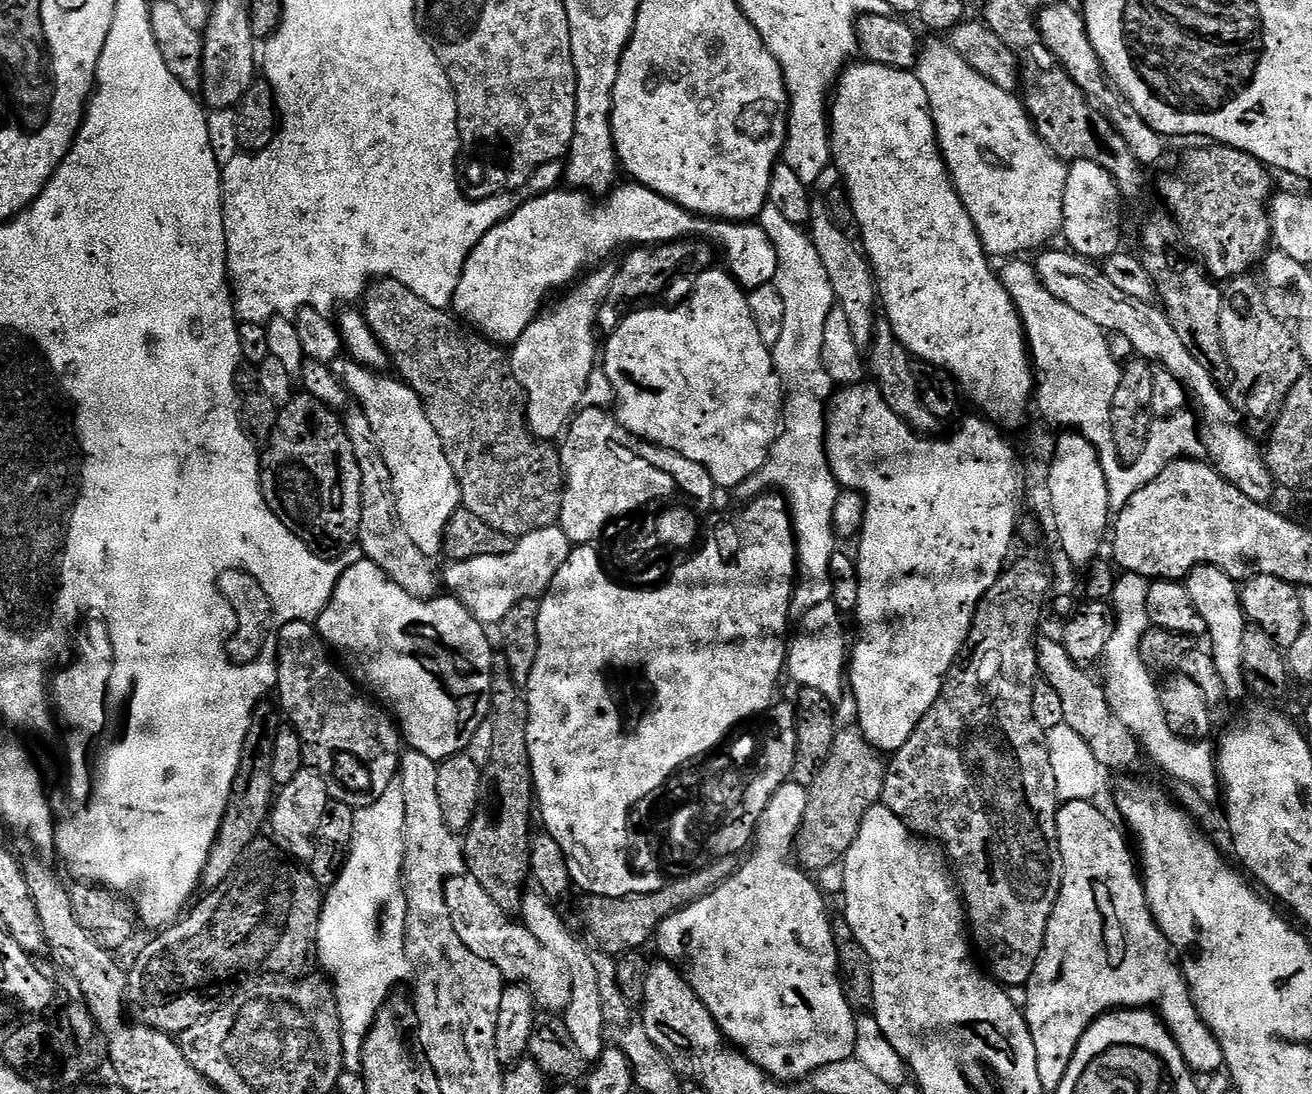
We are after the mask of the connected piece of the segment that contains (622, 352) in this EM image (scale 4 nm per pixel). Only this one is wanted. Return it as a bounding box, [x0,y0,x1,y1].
[602,266,784,490]

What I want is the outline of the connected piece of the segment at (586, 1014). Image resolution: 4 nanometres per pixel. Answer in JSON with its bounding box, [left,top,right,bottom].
[518,891,606,1061]

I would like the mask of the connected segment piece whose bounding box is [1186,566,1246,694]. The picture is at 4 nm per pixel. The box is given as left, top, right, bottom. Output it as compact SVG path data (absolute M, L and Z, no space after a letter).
M1195 568L1187 576L1186 583L1190 598L1194 598L1194 606L1198 606L1198 614L1202 614L1207 639L1212 639L1210 651L1214 658L1214 666L1218 666L1218 674L1222 674L1225 693L1244 692L1244 659L1242 658L1242 638L1246 627L1244 607L1240 605L1240 588L1237 581L1230 579L1217 568Z

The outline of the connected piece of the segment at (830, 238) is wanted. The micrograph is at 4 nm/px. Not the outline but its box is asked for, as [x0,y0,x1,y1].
[810,198,878,350]

